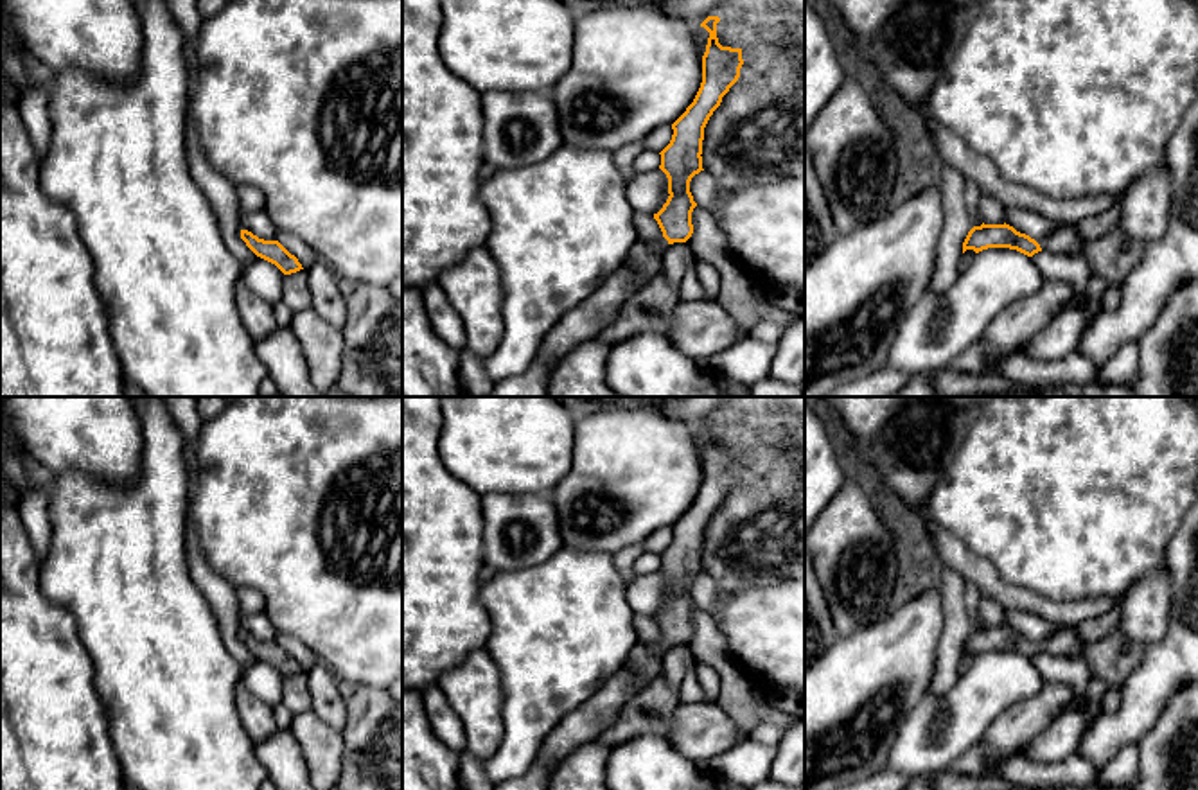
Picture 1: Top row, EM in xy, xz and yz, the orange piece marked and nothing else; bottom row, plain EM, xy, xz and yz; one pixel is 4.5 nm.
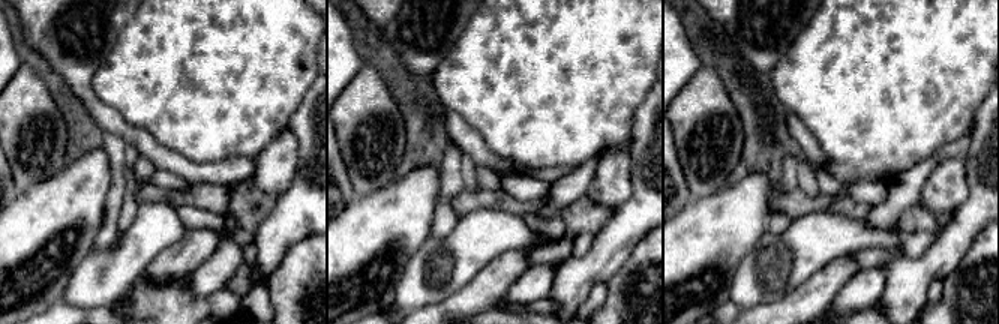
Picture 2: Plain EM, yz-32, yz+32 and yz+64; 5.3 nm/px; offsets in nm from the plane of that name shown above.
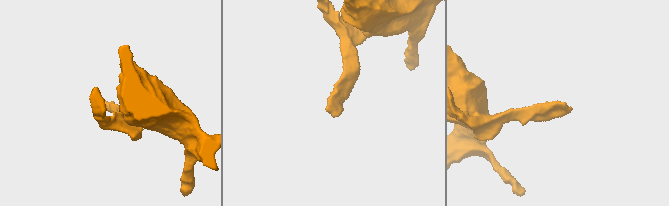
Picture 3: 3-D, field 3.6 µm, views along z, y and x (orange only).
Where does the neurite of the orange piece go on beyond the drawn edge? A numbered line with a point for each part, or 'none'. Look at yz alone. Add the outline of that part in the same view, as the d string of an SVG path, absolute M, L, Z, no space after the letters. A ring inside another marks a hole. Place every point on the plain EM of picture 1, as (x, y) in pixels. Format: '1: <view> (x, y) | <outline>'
1: yz (1067, 641) | M1063 627L1053 637L1036 643L1042 652L1051 655L1083 657L1085 646L1081 643L1078 627Z

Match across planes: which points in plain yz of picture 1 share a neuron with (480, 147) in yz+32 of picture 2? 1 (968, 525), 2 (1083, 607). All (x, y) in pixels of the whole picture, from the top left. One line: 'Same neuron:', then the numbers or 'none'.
Same neuron: 2

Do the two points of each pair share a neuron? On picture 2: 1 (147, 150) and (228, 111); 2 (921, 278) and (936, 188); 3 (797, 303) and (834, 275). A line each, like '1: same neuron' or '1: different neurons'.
1: different neurons
2: different neurons
3: same neuron

